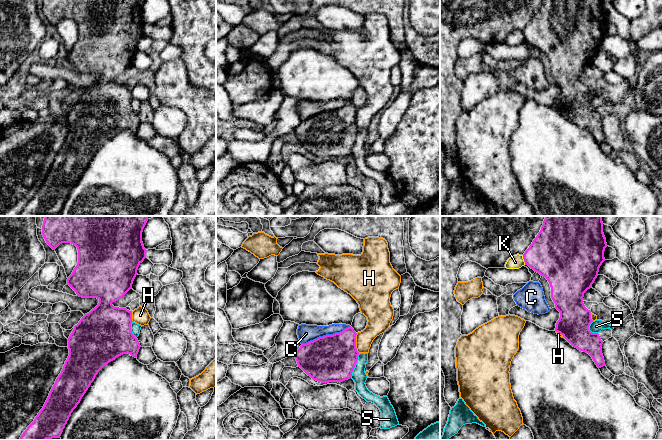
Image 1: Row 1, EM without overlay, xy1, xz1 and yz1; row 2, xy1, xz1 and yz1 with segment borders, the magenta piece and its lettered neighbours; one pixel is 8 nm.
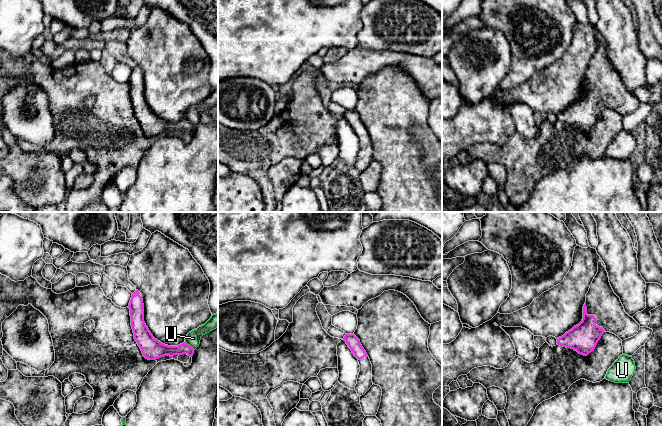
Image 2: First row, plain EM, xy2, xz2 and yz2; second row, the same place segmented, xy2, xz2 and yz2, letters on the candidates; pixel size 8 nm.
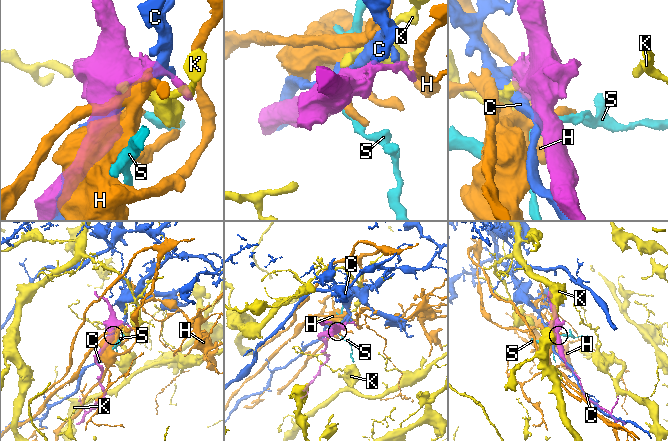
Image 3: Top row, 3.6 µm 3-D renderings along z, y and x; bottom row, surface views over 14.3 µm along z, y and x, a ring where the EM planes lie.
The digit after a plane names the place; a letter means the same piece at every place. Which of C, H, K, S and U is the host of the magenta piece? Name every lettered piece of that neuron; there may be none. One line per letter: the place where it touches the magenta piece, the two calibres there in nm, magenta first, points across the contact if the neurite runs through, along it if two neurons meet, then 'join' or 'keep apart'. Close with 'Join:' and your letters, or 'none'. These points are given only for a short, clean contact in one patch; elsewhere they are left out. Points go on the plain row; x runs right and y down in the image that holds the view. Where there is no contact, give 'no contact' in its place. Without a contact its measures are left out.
C: meets magenta in xz1 at (326, 111); 380 nm thick on the magenta side, 140 nm on the other; keep apart
H: meets magenta in xz1 at (355, 119); 380 nm thick on the magenta side, 180 nm on the other; border along xz1 (356, 109), (356, 125), (359, 128); keep apart
K: meets magenta in yz1 at (523, 34); 380 nm thick on the magenta side, 110 nm on the other; border along yz1 (522, 31), (525, 39); keep apart
S: meets magenta in xz1 at (355, 140); 380 nm thick on the magenta side, 120 nm on the other; border along xz1 (359, 129), (350, 153); keep apart
U: meets magenta in xy2 at (189, 121); 120 nm thick on the magenta side, 120 nm on the other; border along xy2 (184, 118), (194, 125); keep apart
Join: none

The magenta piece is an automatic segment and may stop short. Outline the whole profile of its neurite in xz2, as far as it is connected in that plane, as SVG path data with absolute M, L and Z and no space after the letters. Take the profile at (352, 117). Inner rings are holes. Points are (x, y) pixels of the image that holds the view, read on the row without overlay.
M346 110L343 116L351 125L354 132L358 135L360 148L358 151L357 160L355 162L355 167L359 172L362 172L373 161L372 140L366 127L362 123L360 116L354 110Z

